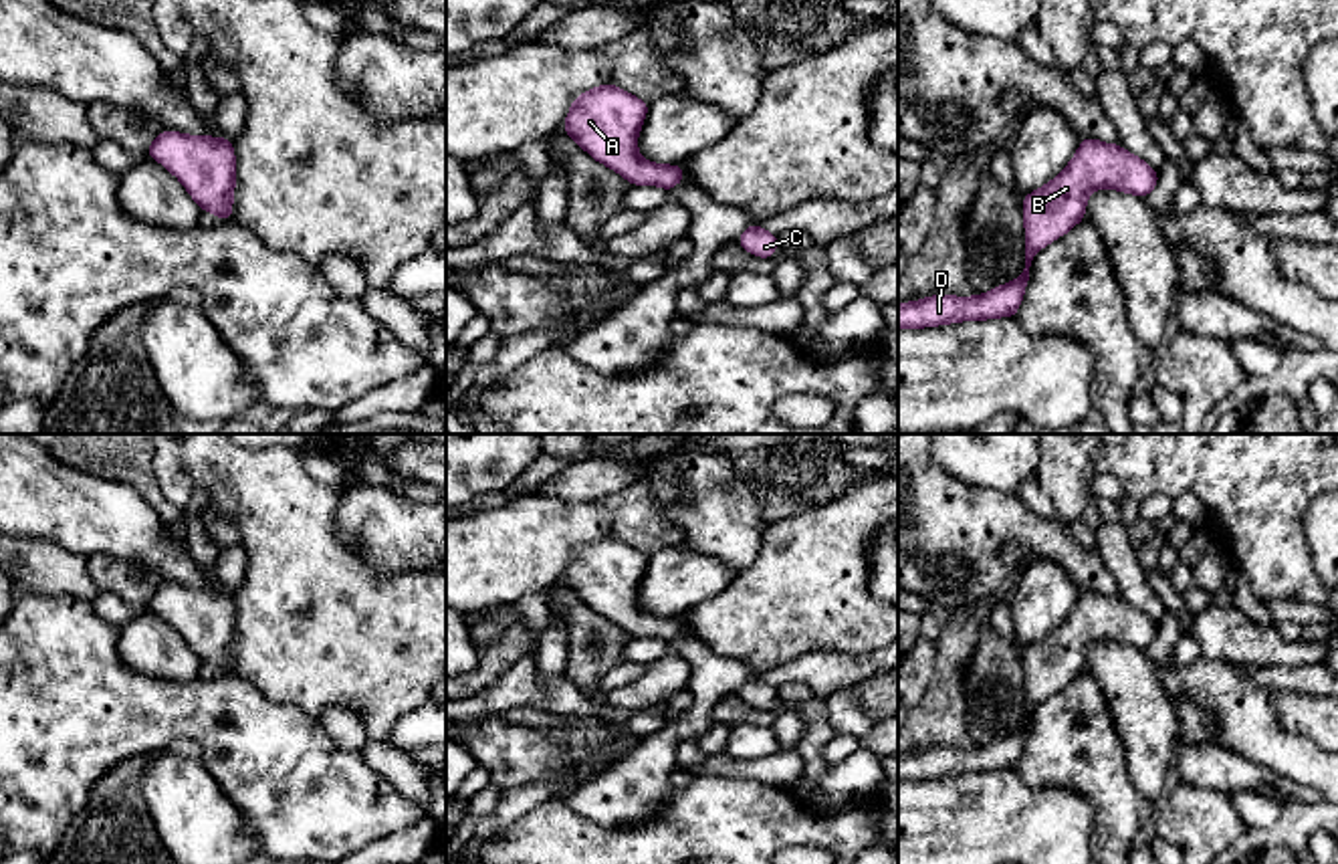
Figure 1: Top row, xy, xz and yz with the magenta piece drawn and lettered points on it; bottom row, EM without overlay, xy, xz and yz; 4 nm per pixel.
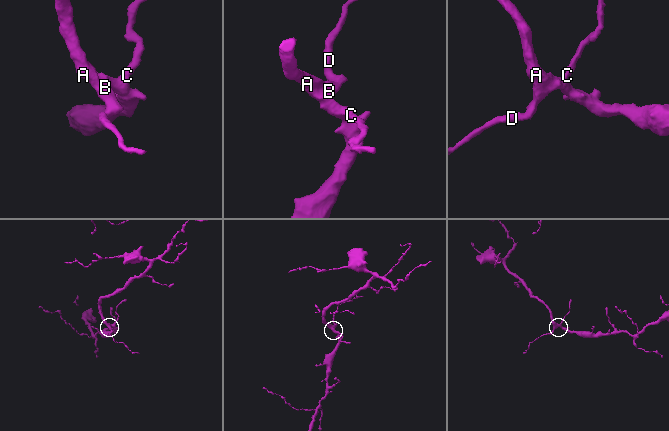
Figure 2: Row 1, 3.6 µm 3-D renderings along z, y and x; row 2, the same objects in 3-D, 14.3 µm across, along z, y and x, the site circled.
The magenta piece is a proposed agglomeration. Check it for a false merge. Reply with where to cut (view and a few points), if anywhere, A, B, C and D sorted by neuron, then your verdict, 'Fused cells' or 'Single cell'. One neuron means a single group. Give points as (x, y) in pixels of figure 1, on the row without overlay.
No split. Groups: A B C D. Single cell

